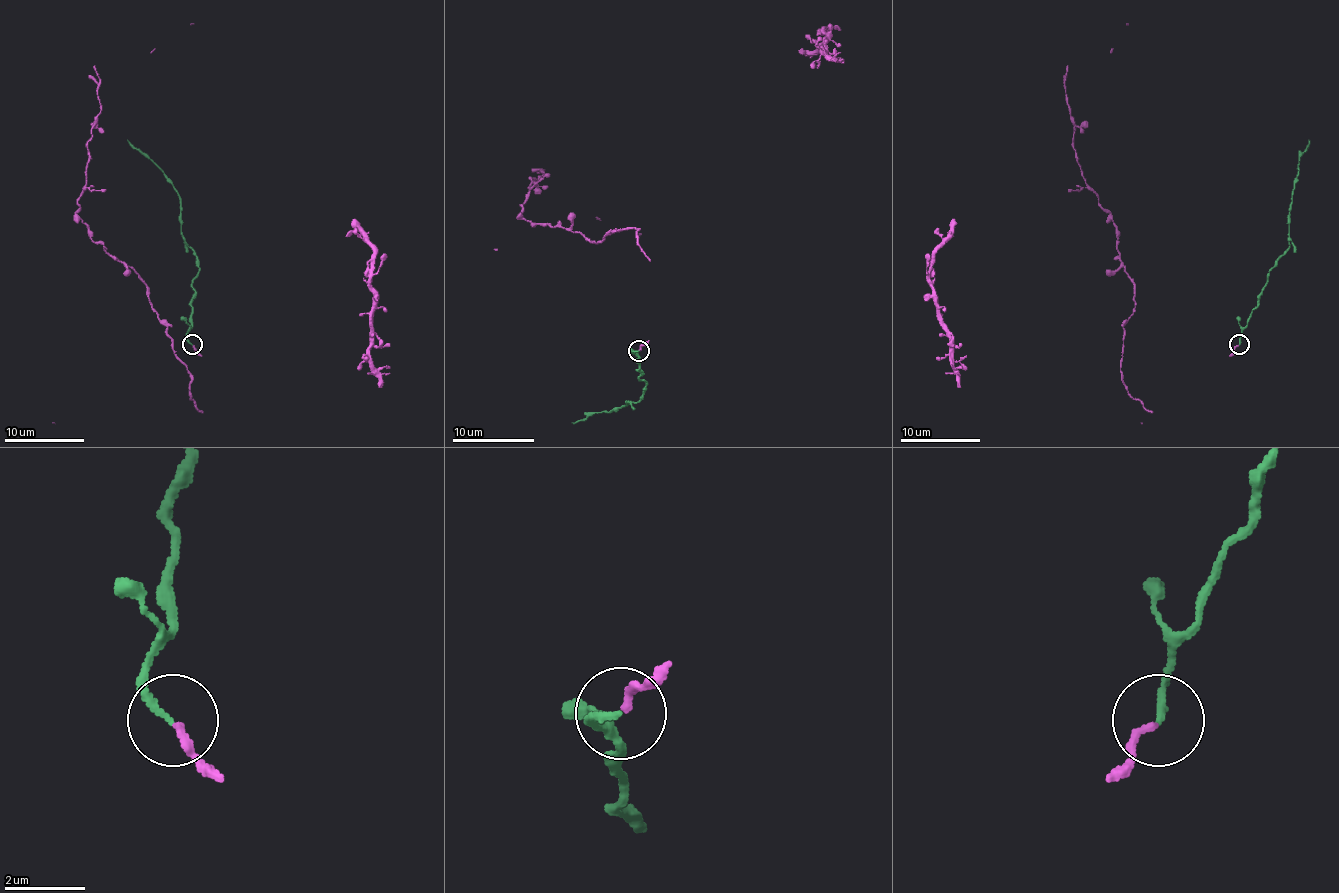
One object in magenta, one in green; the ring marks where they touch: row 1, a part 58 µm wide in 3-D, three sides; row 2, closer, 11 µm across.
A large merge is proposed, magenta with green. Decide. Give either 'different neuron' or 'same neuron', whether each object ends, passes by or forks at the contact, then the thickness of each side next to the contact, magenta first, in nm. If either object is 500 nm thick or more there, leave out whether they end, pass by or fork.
same neuron; magenta ends there; green ends there; 200 nm thick on the magenta side, 170 nm on the other

